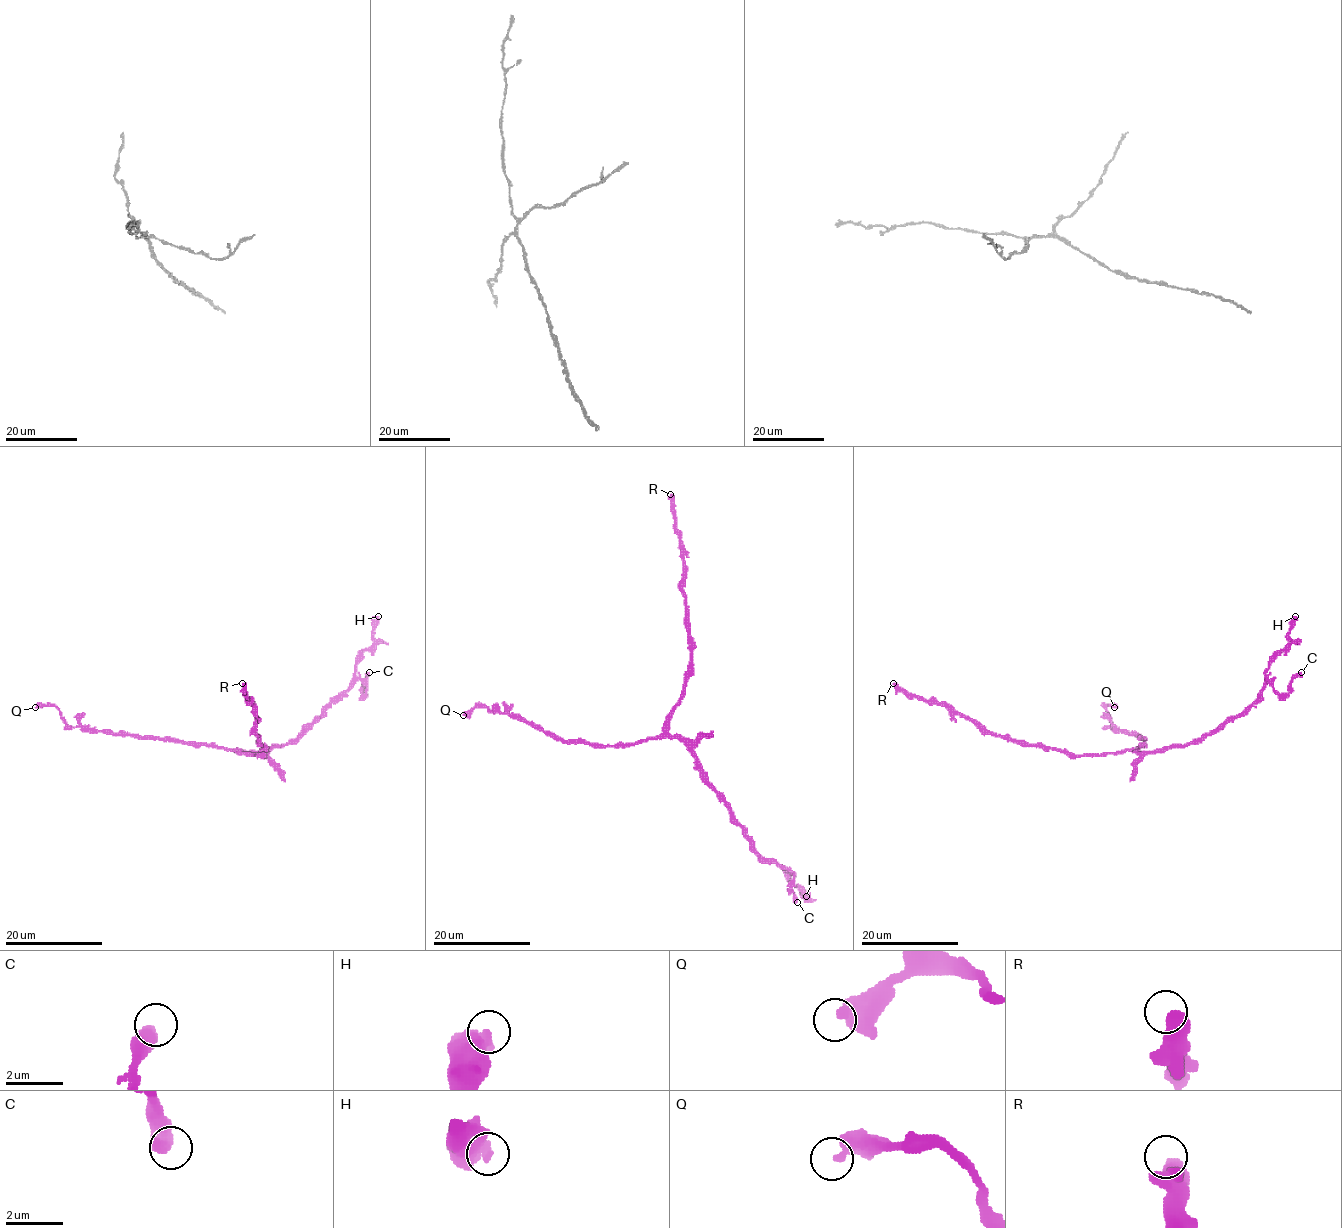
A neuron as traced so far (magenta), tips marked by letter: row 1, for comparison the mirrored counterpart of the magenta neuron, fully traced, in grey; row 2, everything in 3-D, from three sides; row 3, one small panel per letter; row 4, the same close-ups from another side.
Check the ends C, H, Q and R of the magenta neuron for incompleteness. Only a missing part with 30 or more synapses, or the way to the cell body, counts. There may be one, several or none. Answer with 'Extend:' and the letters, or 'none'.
Extend: R

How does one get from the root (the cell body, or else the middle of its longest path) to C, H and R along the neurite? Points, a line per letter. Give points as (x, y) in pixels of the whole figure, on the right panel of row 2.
C: (1137, 752), (1196, 743), (1246, 710), (1266, 679), (1286, 694), (1301, 672)
H: (1137, 752), (1184, 747), (1246, 710), (1264, 685), (1268, 665), (1287, 645), (1290, 621), (1295, 616)
R: (1137, 752), (1071, 755), (1020, 745), (986, 734), (944, 706), (909, 696), (893, 683)

